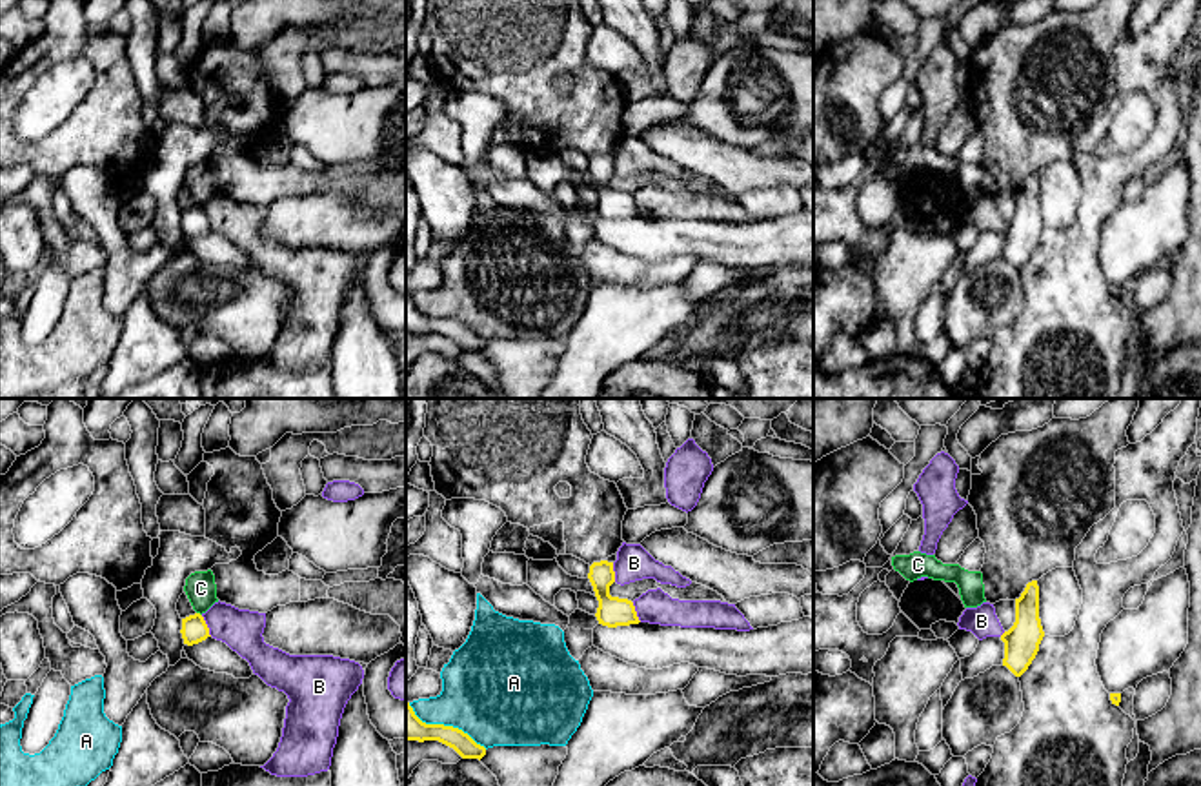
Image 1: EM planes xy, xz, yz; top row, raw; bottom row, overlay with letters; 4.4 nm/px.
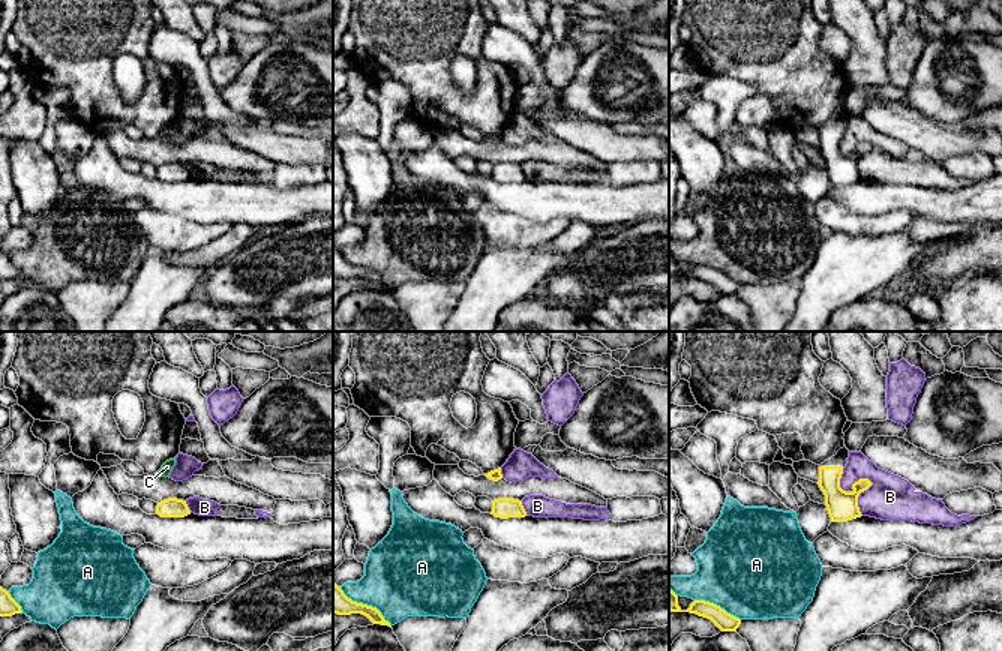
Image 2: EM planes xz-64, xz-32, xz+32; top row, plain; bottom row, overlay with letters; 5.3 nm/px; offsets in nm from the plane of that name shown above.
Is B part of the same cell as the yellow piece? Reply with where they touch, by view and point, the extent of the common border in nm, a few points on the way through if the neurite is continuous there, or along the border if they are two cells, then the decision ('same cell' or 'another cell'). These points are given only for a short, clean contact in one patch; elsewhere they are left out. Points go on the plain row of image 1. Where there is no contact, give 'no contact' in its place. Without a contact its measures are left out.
contact xy (206, 219); length 110 nm; border xy (201, 208), (211, 228); another cell

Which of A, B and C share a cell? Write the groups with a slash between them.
A / B / C

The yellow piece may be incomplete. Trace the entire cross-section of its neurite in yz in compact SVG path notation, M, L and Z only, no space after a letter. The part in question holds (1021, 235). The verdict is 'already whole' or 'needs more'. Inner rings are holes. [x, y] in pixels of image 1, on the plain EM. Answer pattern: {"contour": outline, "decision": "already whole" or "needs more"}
{"contour": "M1037 173L1026 176L1019 191L1015 191L1015 215L1001 227L1004 235L1006 258L1015 269L1021 269L1039 244L1045 229L1039 211L1039 178Z", "decision": "already whole"}

